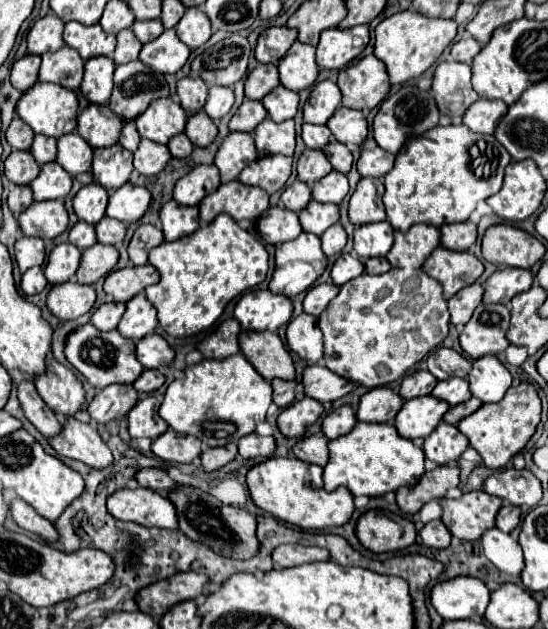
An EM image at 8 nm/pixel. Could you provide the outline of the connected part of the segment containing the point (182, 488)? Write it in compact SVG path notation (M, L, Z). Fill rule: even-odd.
M177 483L171 491L167 491L167 499L177 509L179 531L183 531L189 539L209 545L213 551L231 557L231 559L249 559L257 553L257 537L255 537L255 515L245 509L223 505L217 497L207 493L201 487L189 483Z

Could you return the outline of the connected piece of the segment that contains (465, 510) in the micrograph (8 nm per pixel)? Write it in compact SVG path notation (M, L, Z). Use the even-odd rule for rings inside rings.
M469 491L459 499L439 499L443 507L441 521L453 537L461 541L477 541L481 533L495 525L495 515L501 507L501 499L485 491Z

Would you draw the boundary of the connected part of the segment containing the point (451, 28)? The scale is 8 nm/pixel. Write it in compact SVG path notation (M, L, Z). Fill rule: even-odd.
M411 9L399 11L375 27L375 57L387 65L387 75L393 85L405 83L425 73L455 39L455 35L457 23L453 19L429 19Z

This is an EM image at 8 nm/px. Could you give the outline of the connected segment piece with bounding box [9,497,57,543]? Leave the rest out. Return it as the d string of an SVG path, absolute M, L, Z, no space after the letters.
M13 499L9 503L9 515L15 519L15 523L35 535L39 535L41 539L45 539L47 543L53 543L57 539L57 531L51 525L51 521L47 521L45 517L37 515L33 511L33 507L29 507L23 499Z

